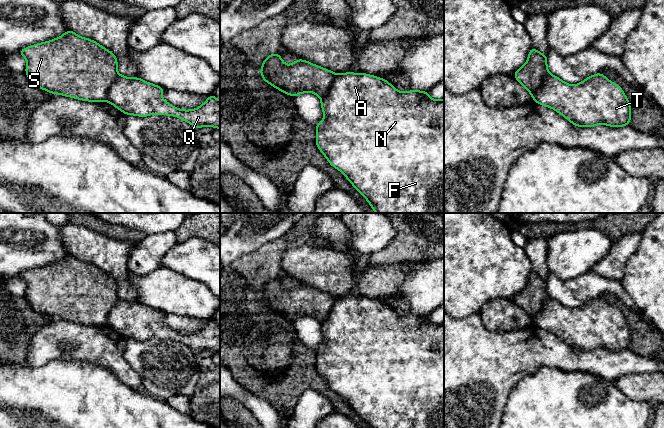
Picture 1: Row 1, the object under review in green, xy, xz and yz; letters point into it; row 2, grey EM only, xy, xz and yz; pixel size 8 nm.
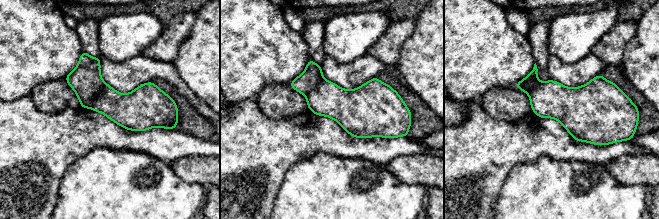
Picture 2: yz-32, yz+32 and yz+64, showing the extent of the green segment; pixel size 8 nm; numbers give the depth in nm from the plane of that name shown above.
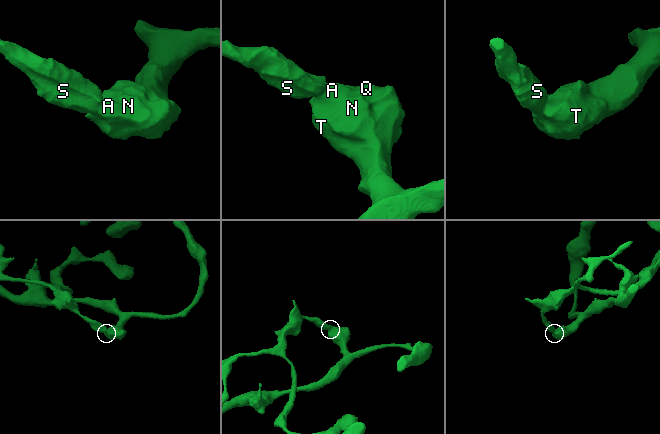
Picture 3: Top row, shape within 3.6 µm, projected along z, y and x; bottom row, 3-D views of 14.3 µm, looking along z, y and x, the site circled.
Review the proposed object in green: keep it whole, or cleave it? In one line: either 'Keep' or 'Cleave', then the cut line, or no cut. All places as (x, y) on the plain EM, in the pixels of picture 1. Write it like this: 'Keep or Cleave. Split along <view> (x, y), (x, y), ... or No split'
Cleave. Split along xy (120, 299), (109, 312), (105, 324)

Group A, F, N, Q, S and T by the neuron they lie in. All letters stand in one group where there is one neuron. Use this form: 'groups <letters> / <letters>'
groups A F N Q T / S

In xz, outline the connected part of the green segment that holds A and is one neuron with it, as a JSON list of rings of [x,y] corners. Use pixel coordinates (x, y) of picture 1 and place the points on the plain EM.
[[[343,297],[339,298],[333,308],[331,309],[327,318],[321,322],[321,332],[325,339],[324,343],[320,345],[316,350],[316,369],[318,373],[323,377],[325,382],[329,385],[330,389],[338,393],[343,397],[347,404],[352,407],[353,411],[367,423],[369,428],[444,428],[444,323],[443,324],[433,324],[430,319],[425,315],[410,314],[408,316],[399,316],[394,312],[391,307],[385,303],[376,301],[374,299],[368,299],[365,297]]]

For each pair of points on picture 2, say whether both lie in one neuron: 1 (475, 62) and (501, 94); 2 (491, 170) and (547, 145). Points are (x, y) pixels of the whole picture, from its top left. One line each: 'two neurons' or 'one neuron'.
1: two neurons
2: one neuron

